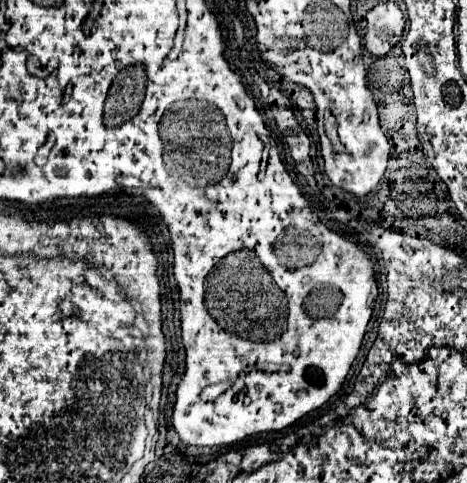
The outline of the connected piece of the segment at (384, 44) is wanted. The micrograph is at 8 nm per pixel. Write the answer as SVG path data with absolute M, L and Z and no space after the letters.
M384 2L368 12L366 28L366 50L374 56L386 56L394 48L404 32L402 10L394 2Z

